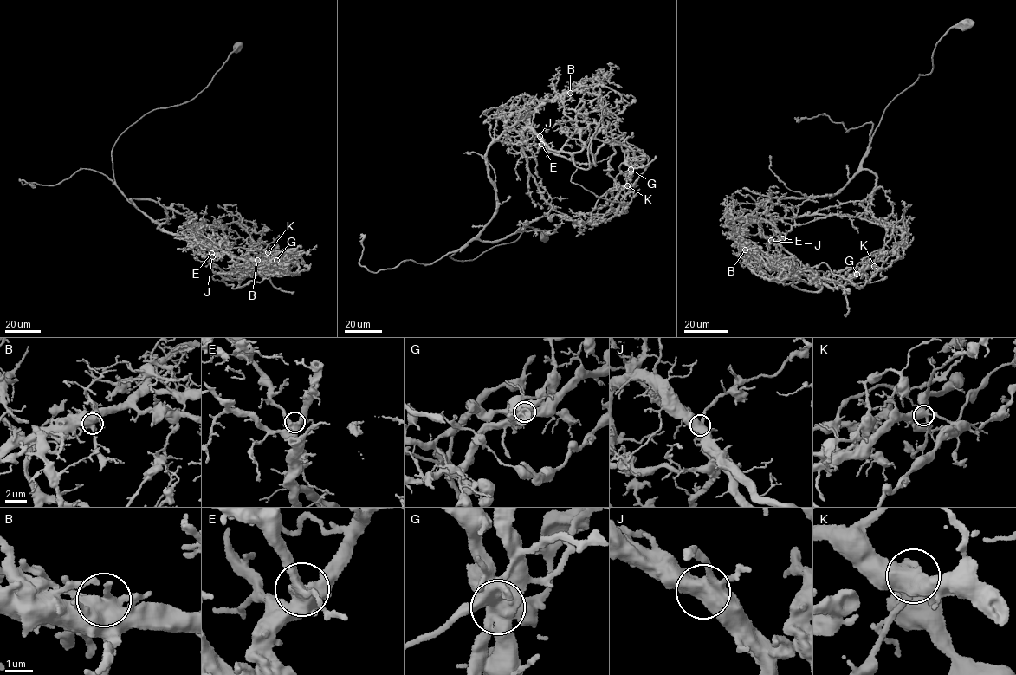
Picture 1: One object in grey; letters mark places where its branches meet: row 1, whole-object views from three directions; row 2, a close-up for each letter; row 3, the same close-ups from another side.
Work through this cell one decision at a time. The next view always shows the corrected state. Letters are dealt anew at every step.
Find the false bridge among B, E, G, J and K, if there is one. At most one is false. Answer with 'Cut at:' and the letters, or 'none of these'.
Cut at: G

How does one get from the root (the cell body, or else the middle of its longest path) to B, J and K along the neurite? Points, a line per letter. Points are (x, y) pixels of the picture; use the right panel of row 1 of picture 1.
B: (965, 23), (937, 42), (930, 74), (919, 74), (885, 108), (844, 187), (760, 200), (740, 242), (745, 249)
J: (965, 23), (937, 42), (930, 74), (885, 108), (843, 188), (760, 200), (749, 217), (771, 240)
K: (965, 23), (937, 42), (932, 71), (889, 103), (869, 146), (871, 211), (904, 237), (874, 266)

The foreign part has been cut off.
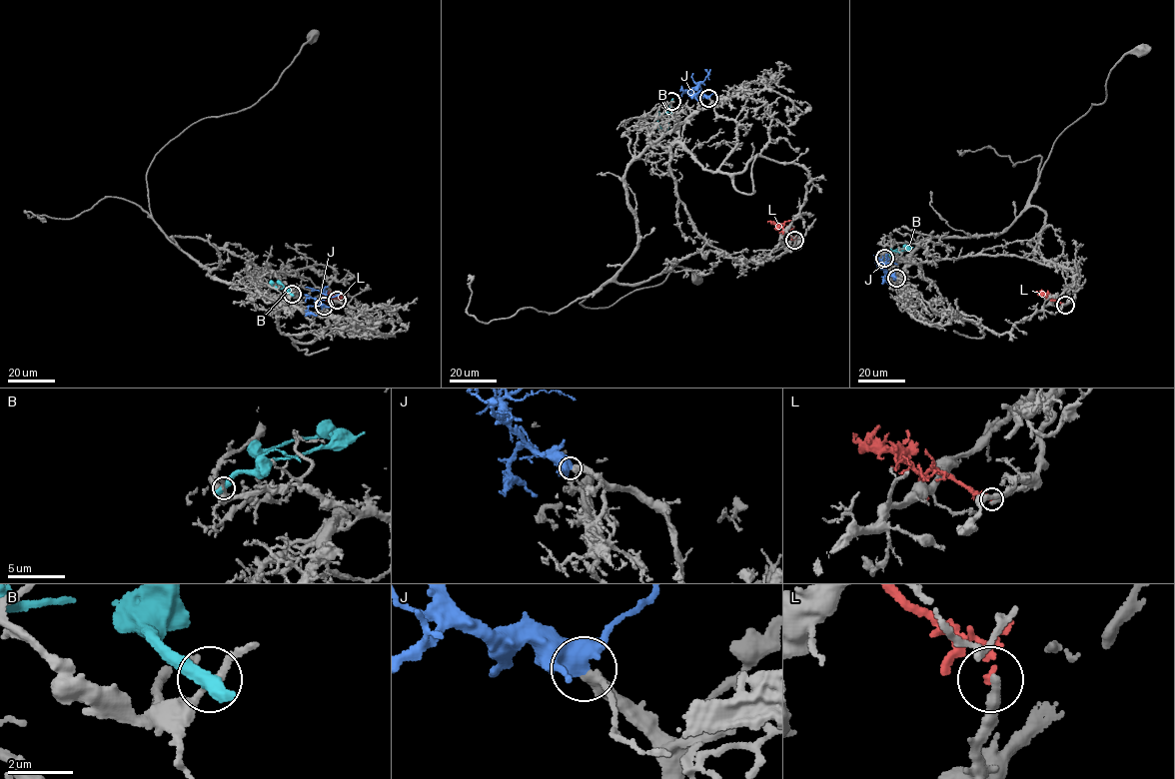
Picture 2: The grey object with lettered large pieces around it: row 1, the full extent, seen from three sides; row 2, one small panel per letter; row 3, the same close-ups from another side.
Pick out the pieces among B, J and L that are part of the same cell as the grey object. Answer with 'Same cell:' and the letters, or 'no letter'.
Same cell: J

